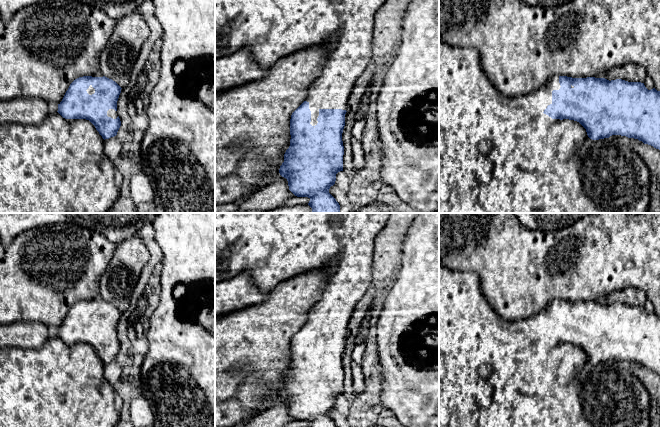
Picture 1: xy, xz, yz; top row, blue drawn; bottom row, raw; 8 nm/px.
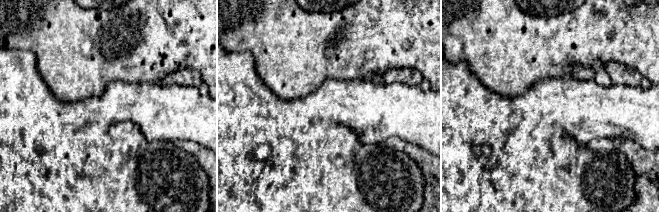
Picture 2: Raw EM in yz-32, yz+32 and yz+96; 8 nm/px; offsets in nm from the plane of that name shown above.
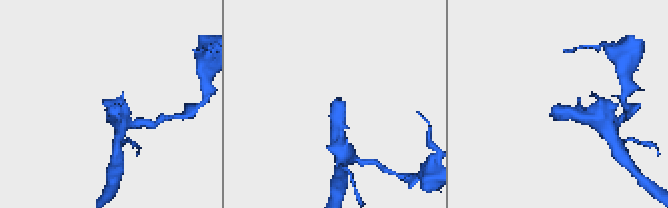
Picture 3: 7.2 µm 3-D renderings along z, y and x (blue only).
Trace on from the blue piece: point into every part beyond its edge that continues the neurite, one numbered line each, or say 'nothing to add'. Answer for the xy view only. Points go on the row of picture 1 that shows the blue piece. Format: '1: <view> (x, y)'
1: xy (58, 166)

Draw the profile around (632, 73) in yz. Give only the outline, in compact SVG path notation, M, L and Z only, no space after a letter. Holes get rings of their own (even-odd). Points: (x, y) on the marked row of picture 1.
M628 64L621 67L614 67L605 76L605 79L609 81L622 79L628 82L641 82L641 83L644 83L646 78L647 73L644 67L635 64Z

